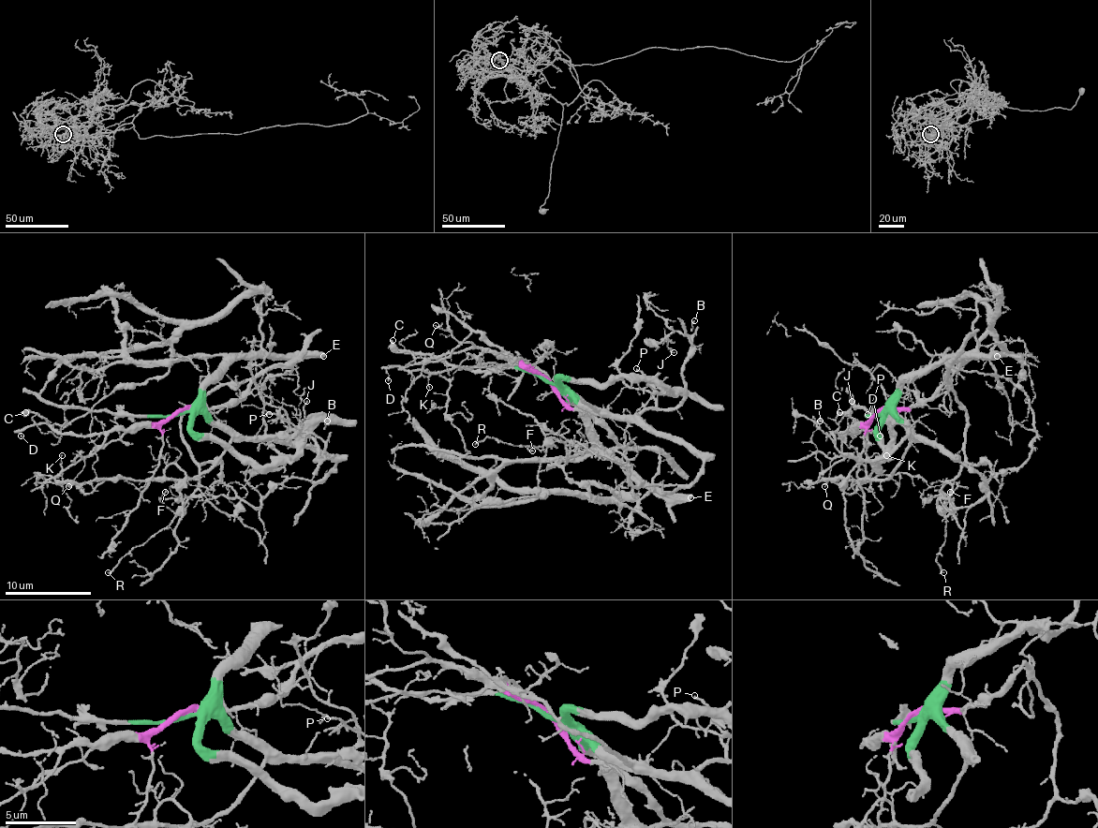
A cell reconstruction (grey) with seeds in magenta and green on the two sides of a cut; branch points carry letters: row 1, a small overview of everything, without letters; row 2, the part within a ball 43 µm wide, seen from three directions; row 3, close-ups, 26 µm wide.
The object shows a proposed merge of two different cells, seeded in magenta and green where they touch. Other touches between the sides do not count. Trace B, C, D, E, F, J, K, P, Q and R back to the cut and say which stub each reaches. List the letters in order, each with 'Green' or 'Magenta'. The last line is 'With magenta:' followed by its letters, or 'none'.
B: Green
C: Magenta
D: Magenta
E: Green
F: Magenta
J: Green
K: Magenta
P: Green
Q: Magenta
R: Magenta
With magenta: C, D, F, K, Q, R

